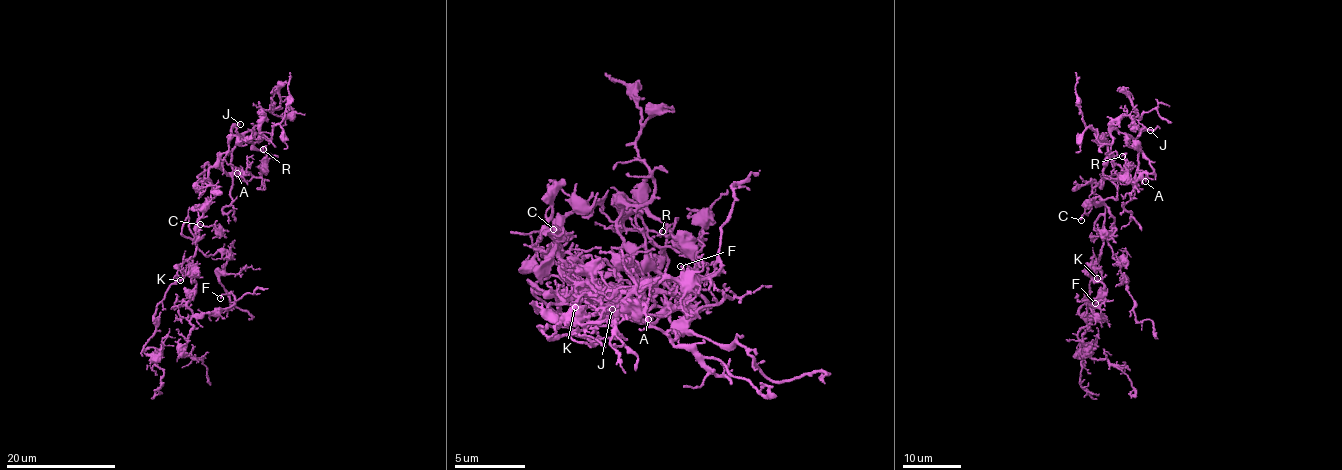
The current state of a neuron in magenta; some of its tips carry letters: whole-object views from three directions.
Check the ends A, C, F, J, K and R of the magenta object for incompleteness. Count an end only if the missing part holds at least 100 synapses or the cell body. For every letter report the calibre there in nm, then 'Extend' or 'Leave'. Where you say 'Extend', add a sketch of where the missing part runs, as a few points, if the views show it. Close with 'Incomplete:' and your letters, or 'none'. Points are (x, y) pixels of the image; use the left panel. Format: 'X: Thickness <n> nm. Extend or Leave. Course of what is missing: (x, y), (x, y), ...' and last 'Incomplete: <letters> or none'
A: Thickness 320 nm. Leave
C: Thickness 170 nm. Leave
F: Thickness 170 nm. Leave
J: Thickness 240 nm. Extend
K: Thickness 170 nm. Leave
R: Thickness 100 nm. Leave
Incomplete: J

